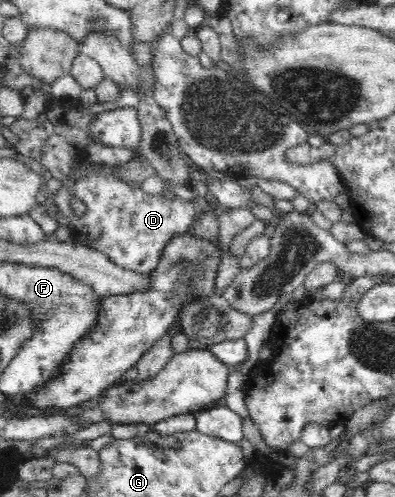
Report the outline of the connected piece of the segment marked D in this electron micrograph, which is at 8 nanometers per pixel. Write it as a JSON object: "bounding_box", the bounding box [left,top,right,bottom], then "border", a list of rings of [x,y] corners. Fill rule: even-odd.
{"bounding_box":[51,165,194,274],"border":[[[92,165],[92,173],[80,178],[72,187],[55,193],[51,201],[68,217],[72,225],[73,243],[85,245],[106,255],[115,265],[140,274],[154,272],[160,264],[162,251],[176,235],[191,231],[194,223],[194,203],[176,199],[163,199],[159,195],[144,193],[141,185],[131,185],[115,176],[108,165]],[[78,198],[88,209],[83,216],[76,216],[72,199]]]}

